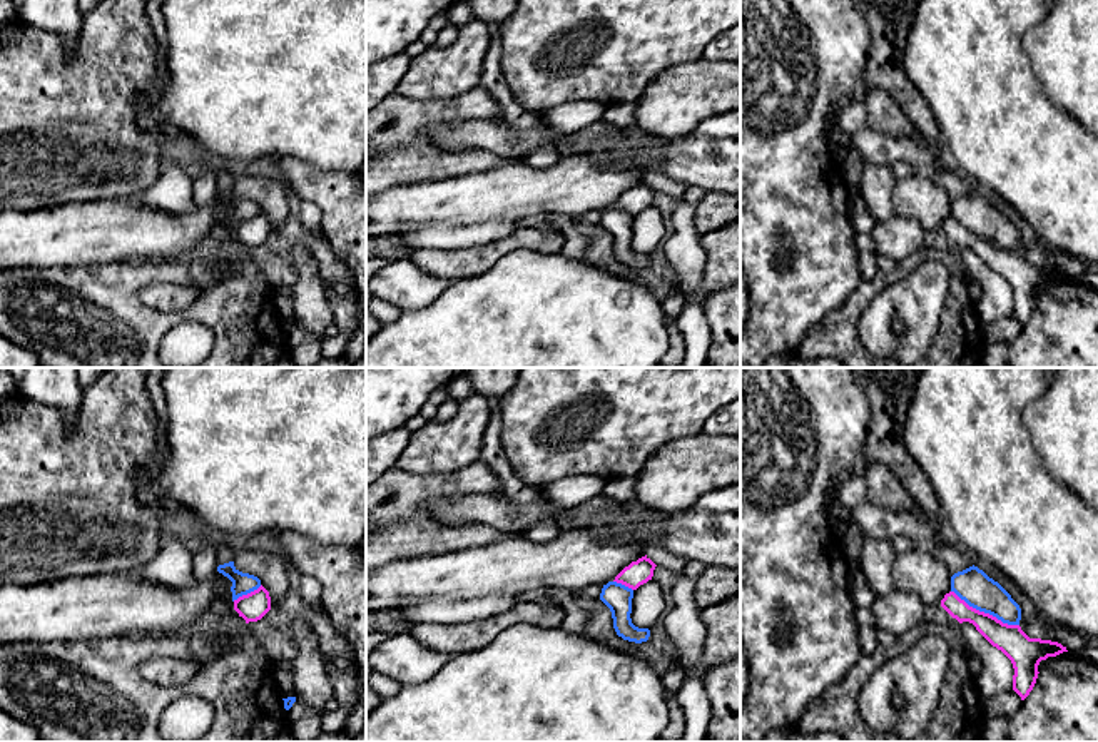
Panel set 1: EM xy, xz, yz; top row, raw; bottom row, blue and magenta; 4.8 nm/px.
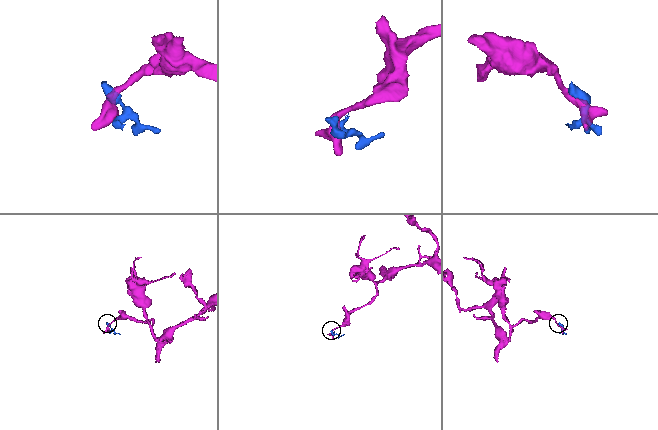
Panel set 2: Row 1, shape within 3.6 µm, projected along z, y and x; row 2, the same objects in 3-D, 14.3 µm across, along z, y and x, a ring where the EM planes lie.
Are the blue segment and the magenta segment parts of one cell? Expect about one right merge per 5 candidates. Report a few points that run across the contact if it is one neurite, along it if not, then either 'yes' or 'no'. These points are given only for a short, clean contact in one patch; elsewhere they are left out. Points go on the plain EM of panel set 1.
line yz (951, 216), (970, 231), (1003, 248), (1018, 251); no

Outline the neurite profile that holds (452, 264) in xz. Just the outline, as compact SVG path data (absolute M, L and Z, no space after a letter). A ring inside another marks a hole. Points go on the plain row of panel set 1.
M548 227L518 229L500 241L476 244L463 249L418 249L409 261L424 274L450 282L468 276L485 274L501 256L515 249L531 249L545 254L560 252L565 244L562 231Z

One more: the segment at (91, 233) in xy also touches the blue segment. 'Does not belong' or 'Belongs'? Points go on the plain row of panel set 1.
Does not belong

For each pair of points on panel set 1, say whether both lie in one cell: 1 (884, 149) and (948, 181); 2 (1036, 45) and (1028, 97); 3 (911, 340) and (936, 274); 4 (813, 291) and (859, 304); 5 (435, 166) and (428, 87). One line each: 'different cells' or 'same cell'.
1: same cell
2: different cells
3: same cell
4: different cells
5: different cells

